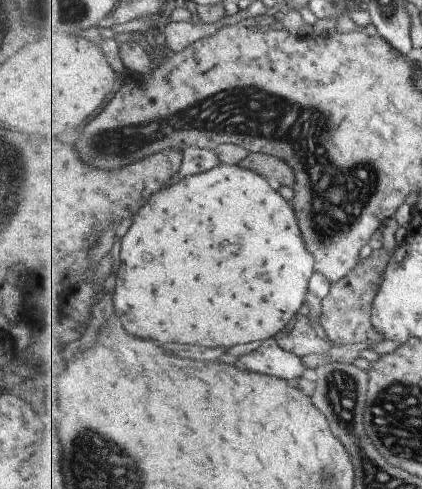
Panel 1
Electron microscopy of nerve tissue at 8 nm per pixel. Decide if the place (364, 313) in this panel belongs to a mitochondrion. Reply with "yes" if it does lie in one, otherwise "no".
no

